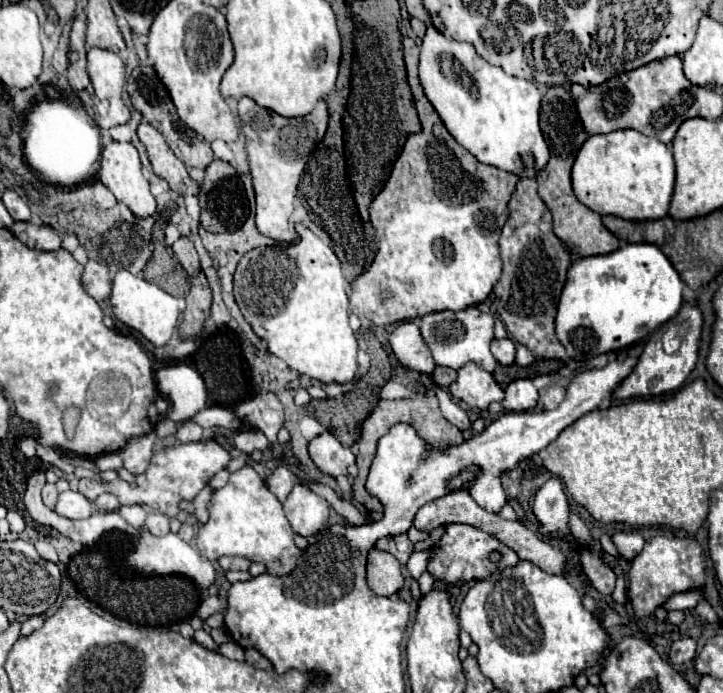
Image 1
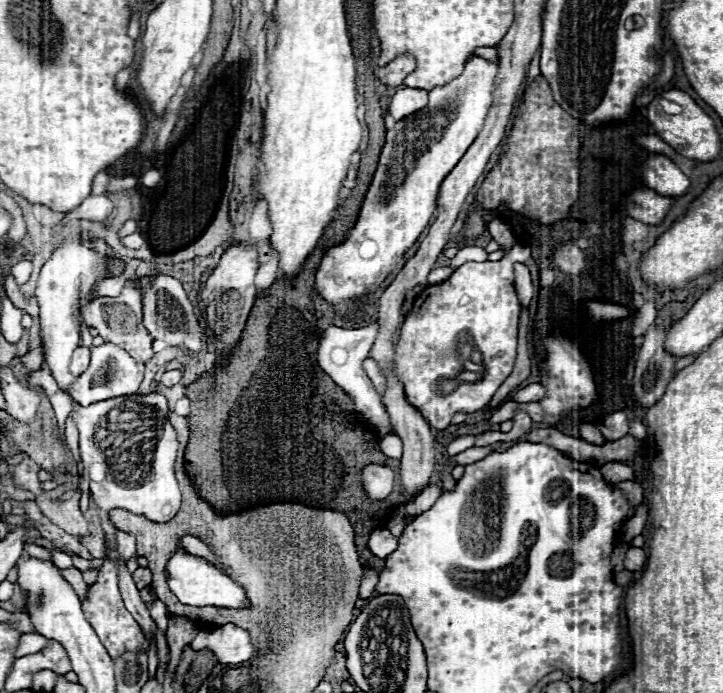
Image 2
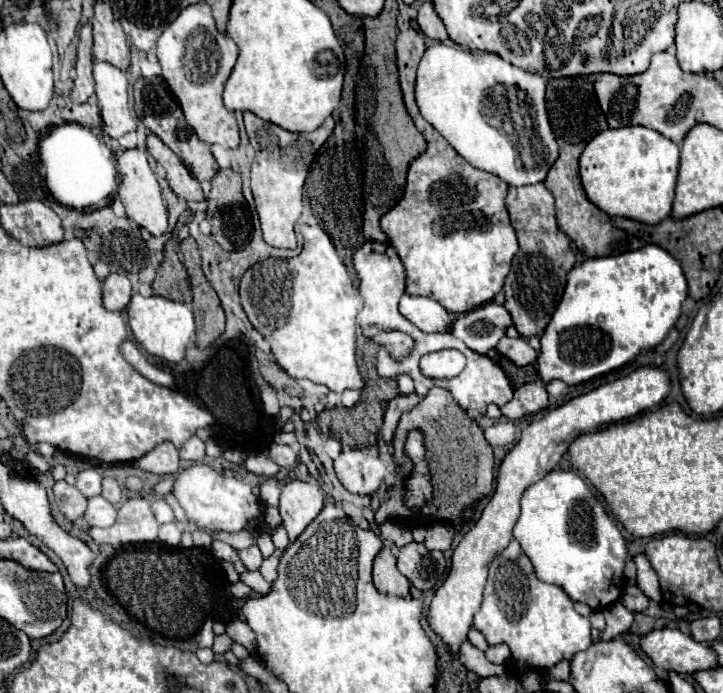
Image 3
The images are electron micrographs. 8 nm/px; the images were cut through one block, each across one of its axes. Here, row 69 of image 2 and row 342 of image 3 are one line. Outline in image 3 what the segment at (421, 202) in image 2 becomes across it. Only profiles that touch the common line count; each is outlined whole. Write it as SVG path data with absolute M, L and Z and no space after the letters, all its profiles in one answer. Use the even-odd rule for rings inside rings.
M488 302L462 314L454 322L452 334L474 352L486 354L506 334L508 326L512 326L510 312L502 304Z

